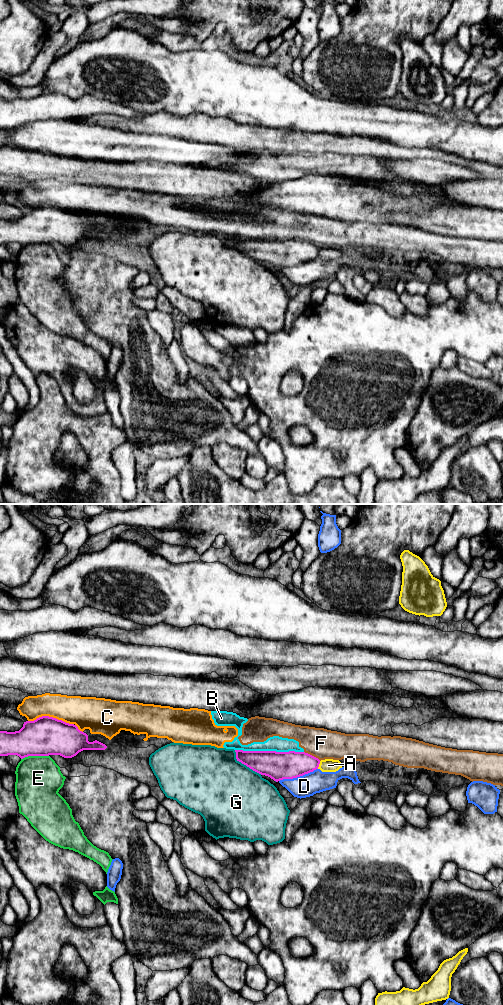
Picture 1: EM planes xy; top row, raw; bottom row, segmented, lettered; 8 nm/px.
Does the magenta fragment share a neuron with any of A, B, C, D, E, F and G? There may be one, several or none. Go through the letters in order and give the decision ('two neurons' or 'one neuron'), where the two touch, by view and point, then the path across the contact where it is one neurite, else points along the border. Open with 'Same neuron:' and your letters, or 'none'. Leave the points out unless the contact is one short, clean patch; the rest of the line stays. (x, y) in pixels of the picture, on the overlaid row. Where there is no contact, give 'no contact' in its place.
Same neuron: none
A: two neurons; contact xy (318, 765); border xy (320, 761), (317, 768)
B: two neurons; contact xy (269, 751)
C: two neurons; contact xy (51, 717)
D: two neurons; contact xy (298, 776)
E: two neurons; contact xy (34, 755); border xy (48, 755), (28, 755), (21, 759)
F: two neurons; contact xy (311, 755); border xy (304, 751), (320, 760)
G: two neurons; contact xy (245, 764)

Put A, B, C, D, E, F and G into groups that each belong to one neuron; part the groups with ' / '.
A / B C F / D / E / G

